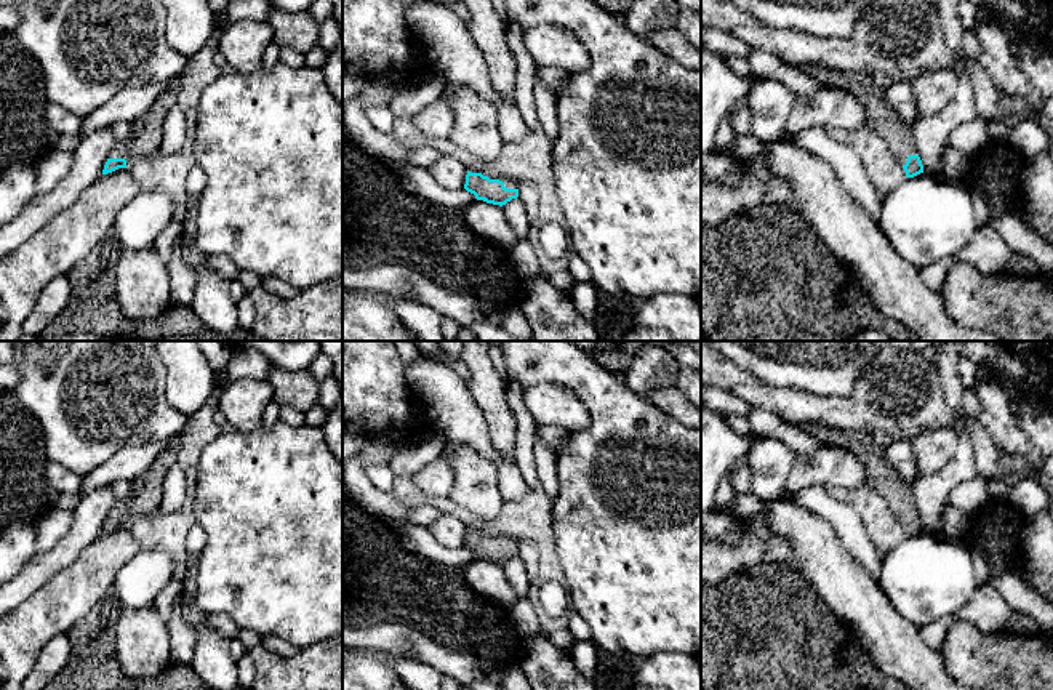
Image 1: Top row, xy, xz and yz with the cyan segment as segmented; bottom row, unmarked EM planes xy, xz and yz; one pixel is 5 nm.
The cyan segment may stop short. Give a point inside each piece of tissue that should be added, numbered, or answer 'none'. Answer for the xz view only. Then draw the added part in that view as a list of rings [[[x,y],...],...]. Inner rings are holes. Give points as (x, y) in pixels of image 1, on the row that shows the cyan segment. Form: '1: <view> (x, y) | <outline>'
1: xz (508, 183) | [[[482,168],[472,170],[470,173],[482,173],[483,176],[488,176],[488,175],[485,175],[482,171]],[[488,176],[488,178],[502,181],[504,187],[507,187],[507,189],[518,189],[518,184],[514,179],[509,179],[509,178],[493,178],[493,176]]]

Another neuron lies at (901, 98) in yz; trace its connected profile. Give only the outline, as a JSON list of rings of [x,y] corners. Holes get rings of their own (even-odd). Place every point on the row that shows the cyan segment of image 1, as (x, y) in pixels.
[[[898,82],[887,88],[885,94],[890,106],[903,120],[912,123],[919,117],[912,83]]]

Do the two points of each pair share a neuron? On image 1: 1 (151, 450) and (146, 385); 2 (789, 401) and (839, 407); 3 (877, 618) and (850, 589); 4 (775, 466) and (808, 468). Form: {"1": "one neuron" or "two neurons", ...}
{"1": "two neurons", "2": "one neuron", "3": "one neuron", "4": "two neurons"}

